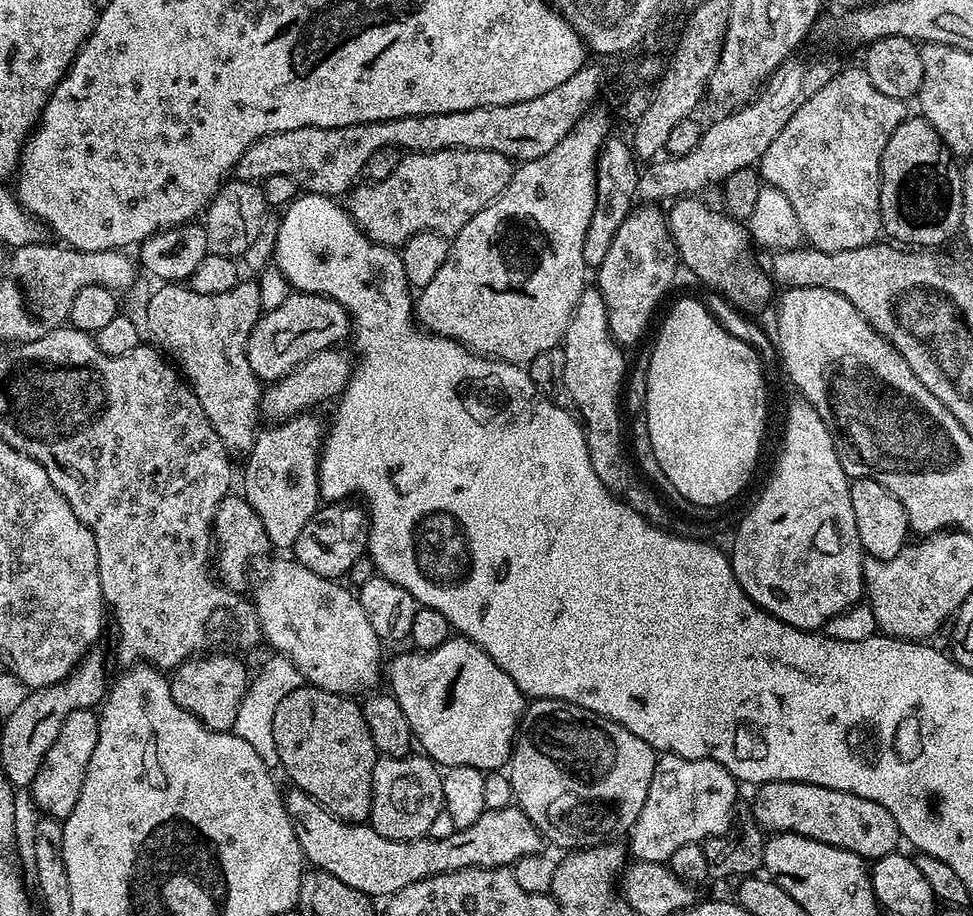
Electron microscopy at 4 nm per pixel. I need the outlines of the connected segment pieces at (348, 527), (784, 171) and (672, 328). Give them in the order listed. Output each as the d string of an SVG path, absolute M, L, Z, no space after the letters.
M328 502L302 526L302 534L292 543L290 552L295 561L324 579L339 581L347 577L350 566L365 555L368 538L368 517L356 502Z
M845 67L834 79L826 82L814 98L810 98L782 126L782 134L770 142L760 160L758 171L765 185L777 188L790 200L794 213L801 222L804 240L823 252L854 250L873 243L881 235L880 223L880 167L882 154L890 142L890 134L906 119L905 101L882 94L870 82L863 67Z
M699 299L680 300L665 314L648 356L644 424L661 474L682 499L700 508L716 508L730 503L747 486L760 460L760 447L768 428L768 384L764 381L764 369L759 353L728 334Z

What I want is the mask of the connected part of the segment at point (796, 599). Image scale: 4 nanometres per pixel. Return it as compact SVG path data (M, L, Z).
M799 402L800 404L792 404L788 408L788 417L784 420L784 437L780 440L780 457L776 460L776 465L772 468L772 473L768 476L768 481L764 484L764 489L760 492L760 497L752 504L752 509L745 514L735 525L736 539L735 545L730 553L732 561L732 569L738 578L738 582L742 586L742 590L746 590L746 594L756 603L759 608L764 608L771 614L777 616L782 622L786 622L795 628L801 628L807 632L815 632L823 629L823 624L831 622L835 616L843 614L847 608L855 606L859 600L865 599L864 591L864 561L866 553L862 542L858 538L858 526L854 526L854 506L850 506L850 490L852 485L850 478L842 470L840 459L836 453L836 443L832 437L831 430L826 426L824 419L818 414L818 410L814 410L812 405L807 402Z

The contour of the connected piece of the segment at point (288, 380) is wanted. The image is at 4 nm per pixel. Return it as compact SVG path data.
M334 347L314 354L280 380L271 381L260 397L260 416L268 419L268 422L279 422L315 409L315 404L320 404L323 400L335 401L348 385L354 367L353 361L348 361L347 354L340 351L339 347Z

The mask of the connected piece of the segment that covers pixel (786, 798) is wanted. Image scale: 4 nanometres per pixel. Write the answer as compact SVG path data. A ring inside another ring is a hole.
M793 780L766 782L759 785L755 792L750 816L765 833L802 834L811 840L850 850L863 856L868 862L882 858L901 847L902 837L898 822L894 822L890 810L878 806L878 802L870 802L870 798L858 798L858 794Z

